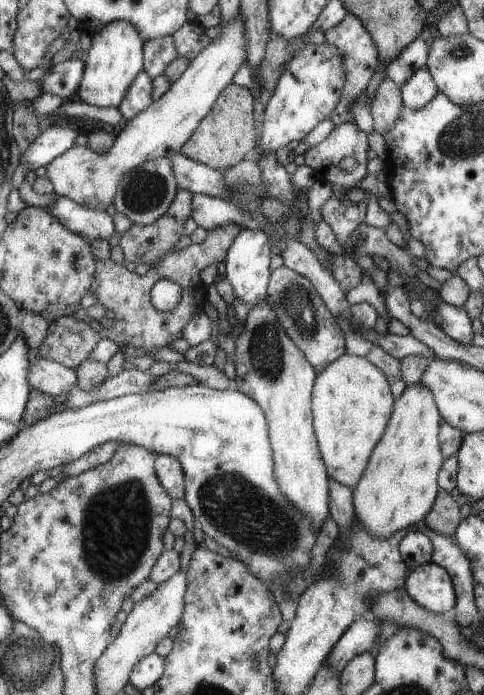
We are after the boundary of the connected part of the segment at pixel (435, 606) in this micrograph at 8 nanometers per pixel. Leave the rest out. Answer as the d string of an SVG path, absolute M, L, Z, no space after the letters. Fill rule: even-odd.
M431 561L412 569L403 587L419 606L431 613L450 615L456 604L451 575Z

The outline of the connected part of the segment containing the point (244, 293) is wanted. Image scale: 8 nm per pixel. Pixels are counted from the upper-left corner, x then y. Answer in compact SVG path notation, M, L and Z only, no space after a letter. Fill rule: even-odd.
M241 228L231 241L228 253L224 258L225 271L223 278L231 284L234 297L241 298L251 307L261 303L266 298L266 286L270 275L269 260L271 260L270 242L261 229Z

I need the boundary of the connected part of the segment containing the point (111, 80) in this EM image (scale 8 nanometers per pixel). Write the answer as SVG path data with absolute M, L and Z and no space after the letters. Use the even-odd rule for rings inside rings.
M114 20L91 34L90 46L83 60L82 77L74 97L99 108L115 108L127 93L133 77L143 68L143 42L130 22Z

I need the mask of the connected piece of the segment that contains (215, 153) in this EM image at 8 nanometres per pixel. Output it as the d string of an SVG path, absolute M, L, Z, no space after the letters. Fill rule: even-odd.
M229 83L216 98L213 107L192 132L192 136L180 146L180 153L195 162L212 169L224 169L236 165L245 152L255 148L254 98L249 89Z

